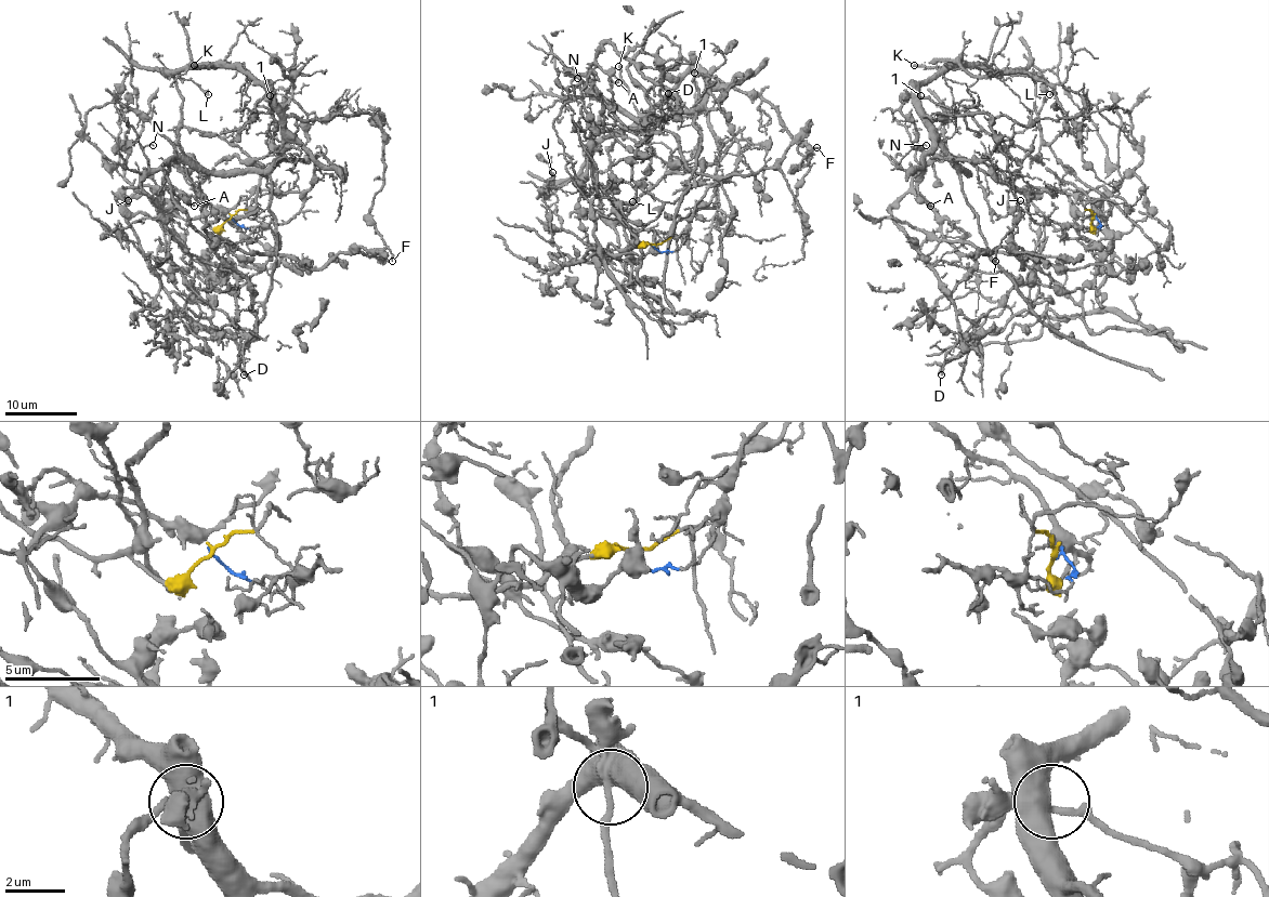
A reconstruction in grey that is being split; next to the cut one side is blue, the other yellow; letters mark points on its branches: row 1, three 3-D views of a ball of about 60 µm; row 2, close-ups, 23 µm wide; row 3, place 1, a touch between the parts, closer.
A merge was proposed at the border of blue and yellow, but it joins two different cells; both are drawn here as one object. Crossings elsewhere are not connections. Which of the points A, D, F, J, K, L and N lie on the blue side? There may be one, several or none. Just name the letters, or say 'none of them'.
A, D, F, J, K, L, N

